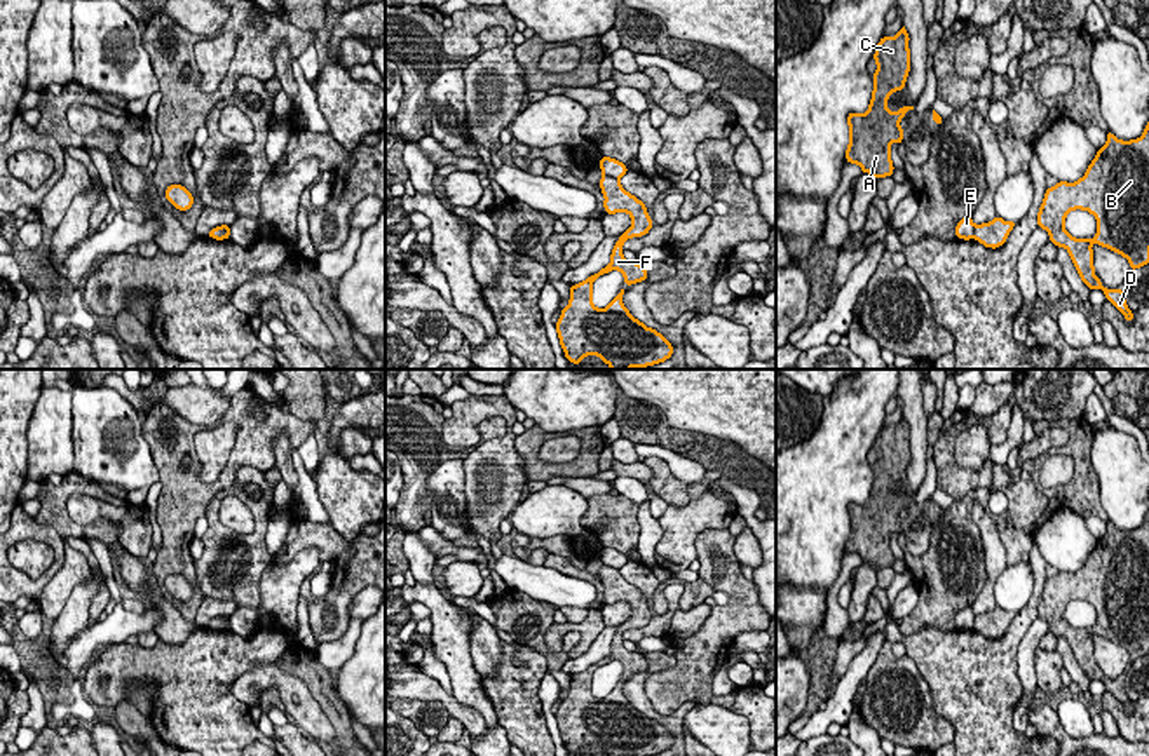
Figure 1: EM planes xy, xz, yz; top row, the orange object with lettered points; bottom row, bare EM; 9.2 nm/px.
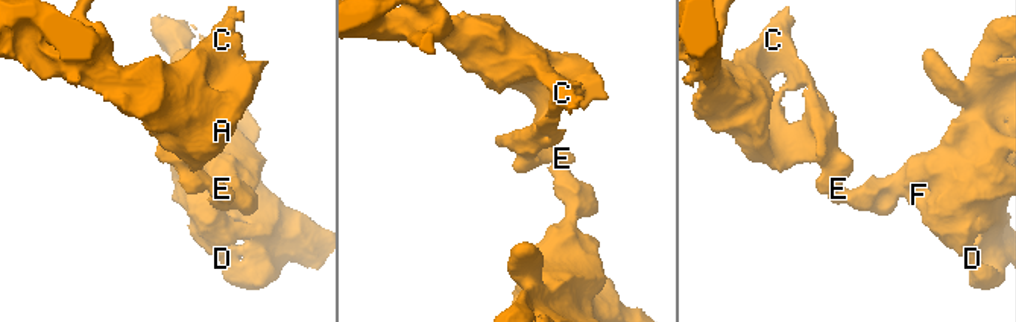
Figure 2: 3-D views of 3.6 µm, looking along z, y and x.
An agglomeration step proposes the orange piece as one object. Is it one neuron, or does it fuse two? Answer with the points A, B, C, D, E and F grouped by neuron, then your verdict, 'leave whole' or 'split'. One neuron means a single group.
A C E / B D F; split

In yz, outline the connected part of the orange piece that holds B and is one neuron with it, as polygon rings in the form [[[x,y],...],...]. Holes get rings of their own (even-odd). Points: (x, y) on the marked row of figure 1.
[[[1149,122],[1142,136],[1130,141],[1107,131],[1105,145],[1097,150],[1083,178],[1046,188],[1037,226],[1048,232],[1051,244],[1067,249],[1090,291],[1100,289],[1125,321],[1133,322],[1125,291],[1104,287],[1095,277],[1091,246],[1121,254],[1132,272],[1149,263]],[[1076,209],[1095,216],[1093,239],[1076,239],[1065,230],[1065,218]]]

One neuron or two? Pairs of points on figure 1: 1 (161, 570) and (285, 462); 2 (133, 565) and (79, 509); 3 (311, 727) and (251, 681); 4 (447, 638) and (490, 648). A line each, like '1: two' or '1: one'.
1: two
2: two
3: one
4: two

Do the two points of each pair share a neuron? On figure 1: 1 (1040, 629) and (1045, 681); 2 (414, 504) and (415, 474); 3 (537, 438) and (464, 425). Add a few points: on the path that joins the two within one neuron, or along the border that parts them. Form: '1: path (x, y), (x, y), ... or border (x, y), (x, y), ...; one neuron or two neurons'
1: border (1038, 645), (1034, 654), (1036, 687); two neurons
2: path (414, 497), (415, 481); one neuron
3: border (515, 436), (515, 450), (523, 462), (527, 476); two neurons

